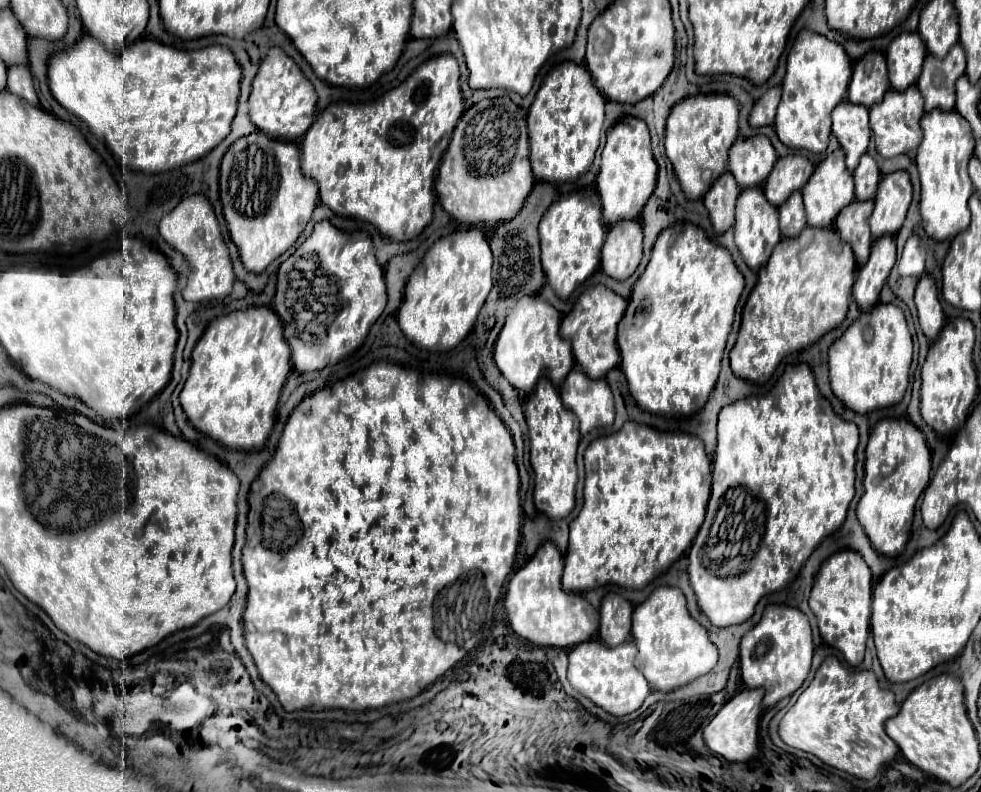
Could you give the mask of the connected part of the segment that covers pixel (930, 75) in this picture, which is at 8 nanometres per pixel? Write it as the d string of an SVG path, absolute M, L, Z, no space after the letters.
M955 44L943 60L929 54L925 58L921 78L917 82L919 92L925 100L925 112L931 112L935 108L951 112L955 108L955 82L963 74L965 54L959 44Z

